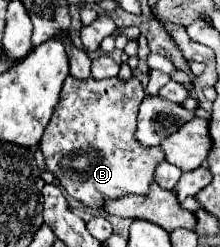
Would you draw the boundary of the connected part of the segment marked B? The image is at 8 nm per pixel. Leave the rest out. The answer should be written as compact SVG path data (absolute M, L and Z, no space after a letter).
M67 77L59 95L59 103L53 109L51 121L45 127L43 139L39 143L43 157L45 157L45 165L47 169L57 177L57 181L61 183L61 187L75 199L79 199L81 203L101 209L105 201L115 199L115 197L123 197L129 193L137 193L143 195L149 185L153 183L153 171L155 165L159 161L163 161L161 155L161 147L141 147L135 139L133 139L133 131L137 129L137 109L143 101L143 87L141 83L131 77L131 81L121 83L117 77L111 79L75 79L75 77Z

